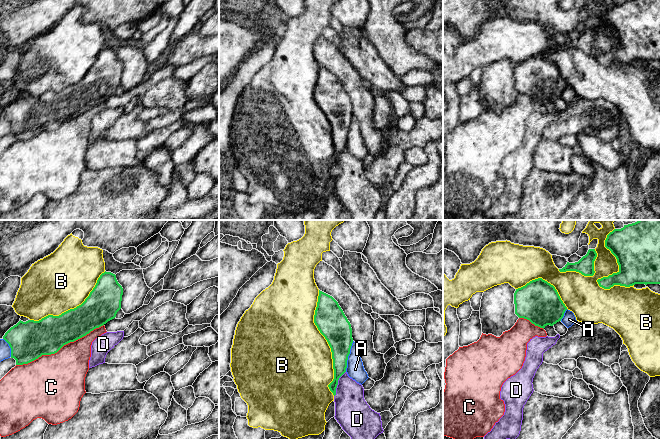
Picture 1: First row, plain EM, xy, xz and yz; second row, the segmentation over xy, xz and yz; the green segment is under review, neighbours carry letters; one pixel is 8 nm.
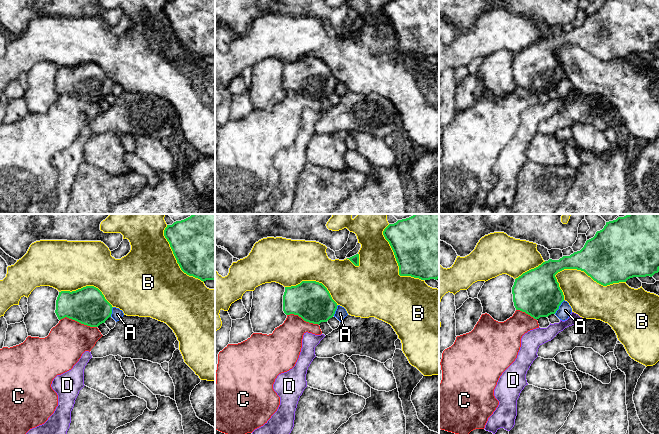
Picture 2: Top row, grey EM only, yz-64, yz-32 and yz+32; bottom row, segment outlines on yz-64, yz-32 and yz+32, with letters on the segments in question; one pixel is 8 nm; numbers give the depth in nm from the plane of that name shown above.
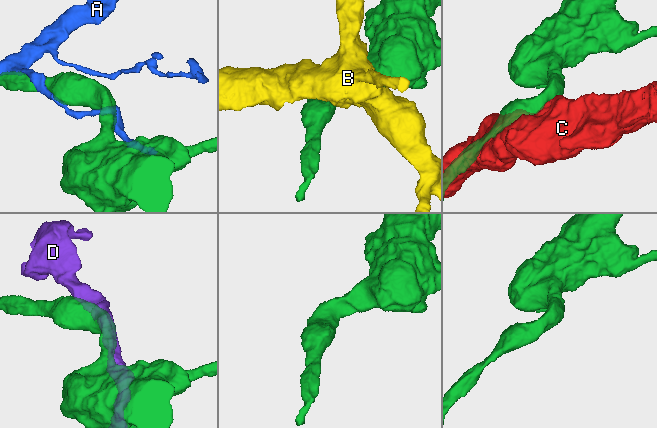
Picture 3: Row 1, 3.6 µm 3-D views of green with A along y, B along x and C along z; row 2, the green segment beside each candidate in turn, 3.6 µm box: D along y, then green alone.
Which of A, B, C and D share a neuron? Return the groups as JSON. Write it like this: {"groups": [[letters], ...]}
{"groups": [["A"], ["B"], ["C"], ["D"]]}

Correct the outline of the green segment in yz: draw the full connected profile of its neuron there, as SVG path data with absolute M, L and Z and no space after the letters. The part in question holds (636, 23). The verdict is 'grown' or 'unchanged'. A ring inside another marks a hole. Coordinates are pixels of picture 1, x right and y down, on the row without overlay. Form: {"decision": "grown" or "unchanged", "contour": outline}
{"decision": "unchanged", "contour": "M628 0L607 11L605 23L616 33L619 47L598 55L600 63L614 61L630 63L635 60L660 60L660 0Z"}

